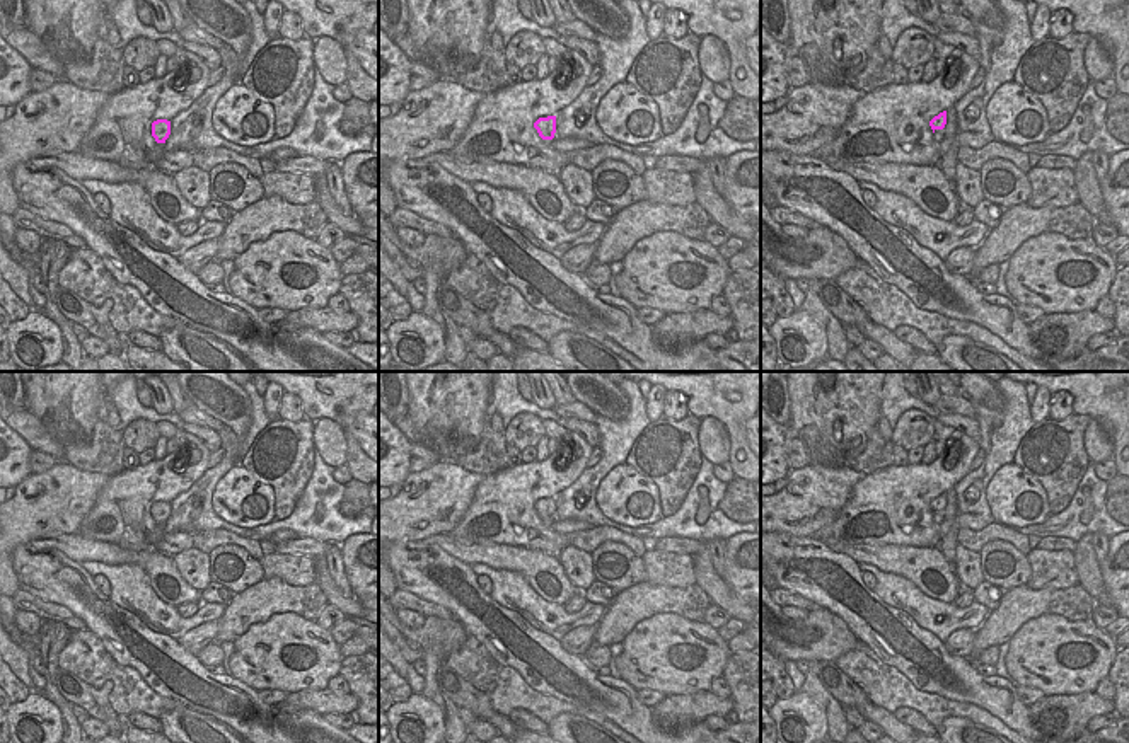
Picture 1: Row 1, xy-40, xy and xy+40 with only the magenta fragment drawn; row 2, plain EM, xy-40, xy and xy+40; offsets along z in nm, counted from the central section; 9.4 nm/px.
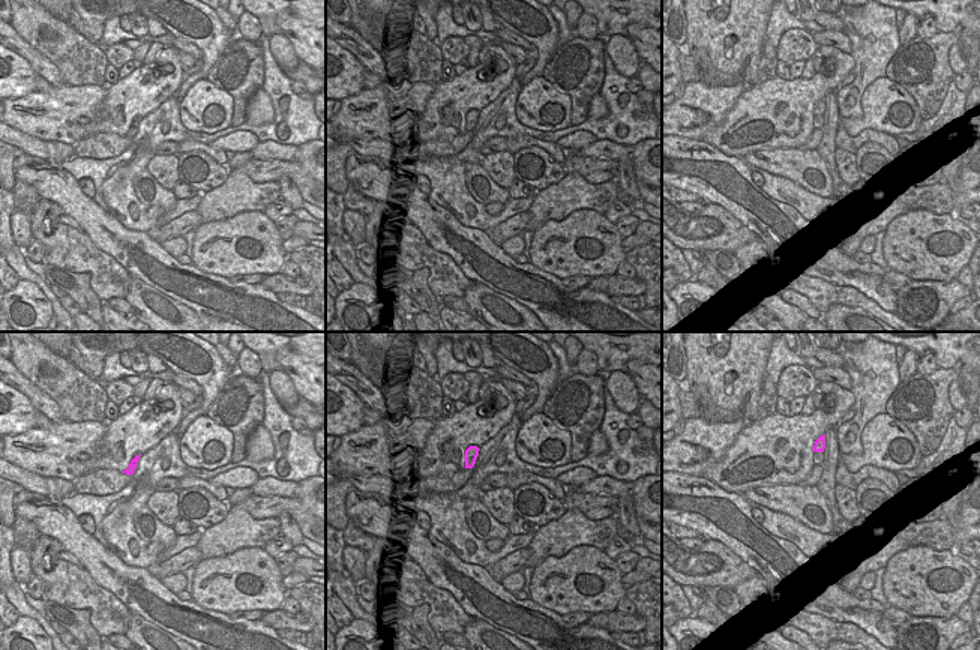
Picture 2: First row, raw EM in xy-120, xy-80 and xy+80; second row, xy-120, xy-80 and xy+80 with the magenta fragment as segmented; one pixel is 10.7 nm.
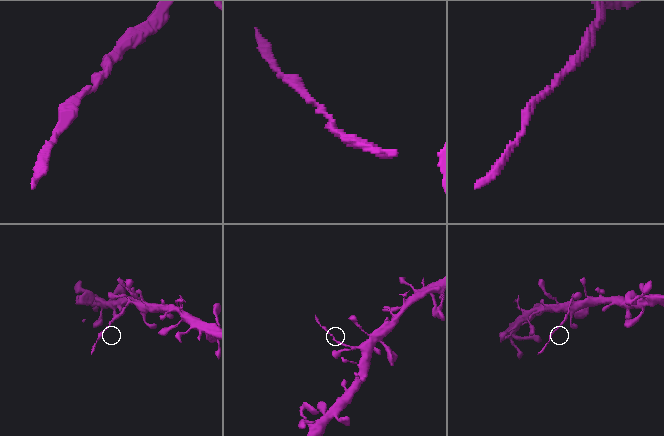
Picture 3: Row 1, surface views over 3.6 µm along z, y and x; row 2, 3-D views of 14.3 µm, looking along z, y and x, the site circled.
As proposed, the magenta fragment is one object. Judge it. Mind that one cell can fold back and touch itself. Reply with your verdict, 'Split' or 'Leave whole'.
Split

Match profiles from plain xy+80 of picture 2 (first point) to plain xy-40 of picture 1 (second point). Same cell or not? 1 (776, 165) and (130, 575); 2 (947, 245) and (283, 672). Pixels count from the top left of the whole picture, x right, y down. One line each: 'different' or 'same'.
1: different
2: same

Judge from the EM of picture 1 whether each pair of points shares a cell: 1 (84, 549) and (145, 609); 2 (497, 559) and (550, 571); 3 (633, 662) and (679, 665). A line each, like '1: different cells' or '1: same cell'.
1: different cells
2: same cell
3: same cell

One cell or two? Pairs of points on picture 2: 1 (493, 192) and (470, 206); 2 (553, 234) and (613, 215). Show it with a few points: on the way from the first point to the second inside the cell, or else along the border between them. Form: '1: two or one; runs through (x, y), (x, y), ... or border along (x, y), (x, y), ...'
1: two; border along (467, 167), (465, 188), (483, 206)
2: two; border along (602, 215), (614, 224)

